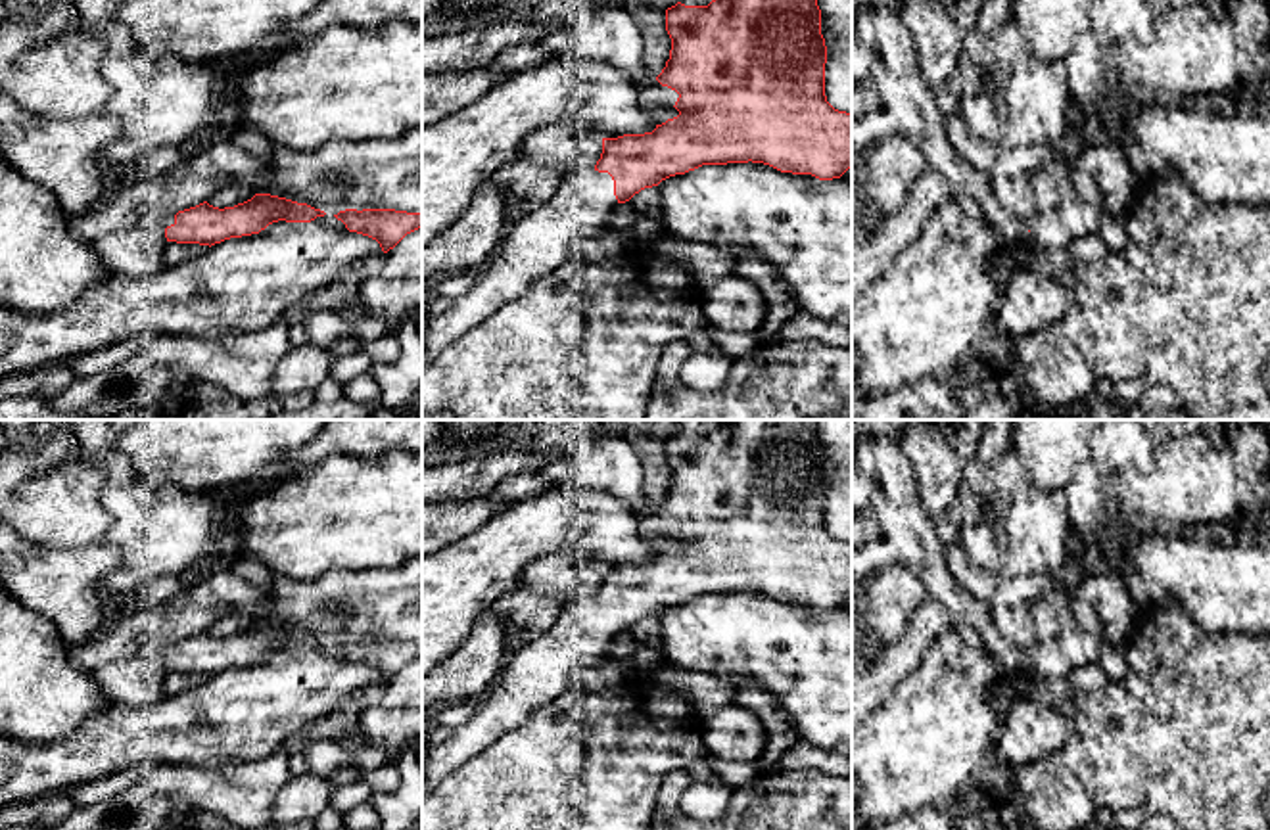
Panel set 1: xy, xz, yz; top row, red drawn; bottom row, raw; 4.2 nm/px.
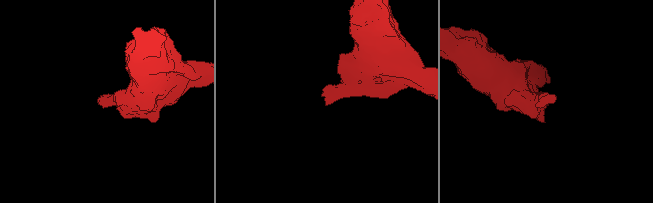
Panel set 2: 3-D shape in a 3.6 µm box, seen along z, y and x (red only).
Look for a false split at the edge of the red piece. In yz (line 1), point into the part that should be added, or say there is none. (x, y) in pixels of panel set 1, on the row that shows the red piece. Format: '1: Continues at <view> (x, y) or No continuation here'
1: No continuation here

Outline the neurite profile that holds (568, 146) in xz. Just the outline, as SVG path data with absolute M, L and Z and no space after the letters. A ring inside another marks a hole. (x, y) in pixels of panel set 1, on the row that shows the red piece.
M562 119L531 132L520 155L554 167L562 178L595 167L602 153L602 138L576 119Z

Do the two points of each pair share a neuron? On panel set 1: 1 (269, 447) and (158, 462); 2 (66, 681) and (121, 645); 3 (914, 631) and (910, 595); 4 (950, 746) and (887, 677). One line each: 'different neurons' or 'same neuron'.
1: same neuron
2: different neurons
3: different neurons
4: different neurons

